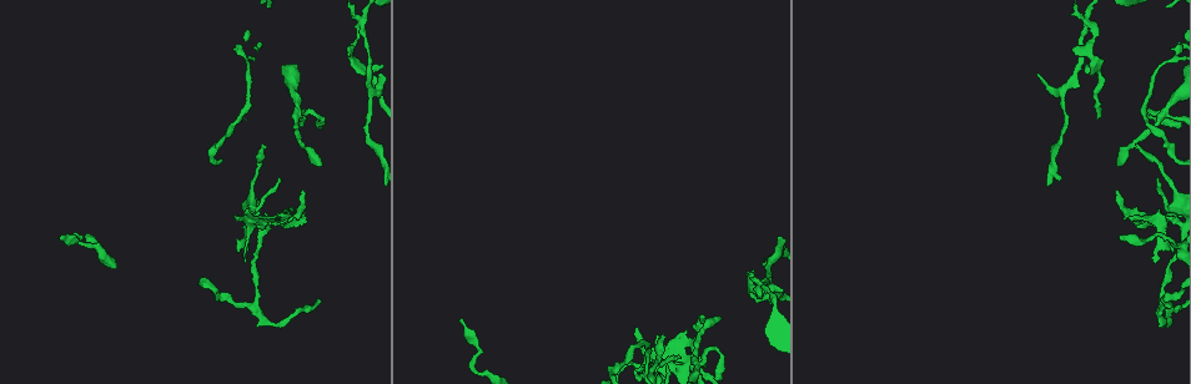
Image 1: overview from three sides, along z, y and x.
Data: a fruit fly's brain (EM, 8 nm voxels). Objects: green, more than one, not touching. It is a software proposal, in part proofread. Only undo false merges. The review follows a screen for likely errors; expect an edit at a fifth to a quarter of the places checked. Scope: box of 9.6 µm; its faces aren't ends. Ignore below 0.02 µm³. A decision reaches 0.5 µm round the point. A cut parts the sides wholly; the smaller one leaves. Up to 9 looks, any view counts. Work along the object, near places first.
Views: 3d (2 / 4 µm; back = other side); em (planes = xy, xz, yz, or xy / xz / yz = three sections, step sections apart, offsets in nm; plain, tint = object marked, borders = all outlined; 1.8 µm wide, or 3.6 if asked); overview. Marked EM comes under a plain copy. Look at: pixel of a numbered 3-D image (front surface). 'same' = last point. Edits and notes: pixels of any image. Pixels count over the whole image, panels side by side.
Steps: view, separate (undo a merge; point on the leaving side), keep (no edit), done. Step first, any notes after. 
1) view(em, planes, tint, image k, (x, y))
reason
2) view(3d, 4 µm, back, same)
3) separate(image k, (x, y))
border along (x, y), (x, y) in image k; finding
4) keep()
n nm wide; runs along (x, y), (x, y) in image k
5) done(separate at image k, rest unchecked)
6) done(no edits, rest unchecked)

view(em, xy, step 4, borders, image 1, (360, 23))
a fork

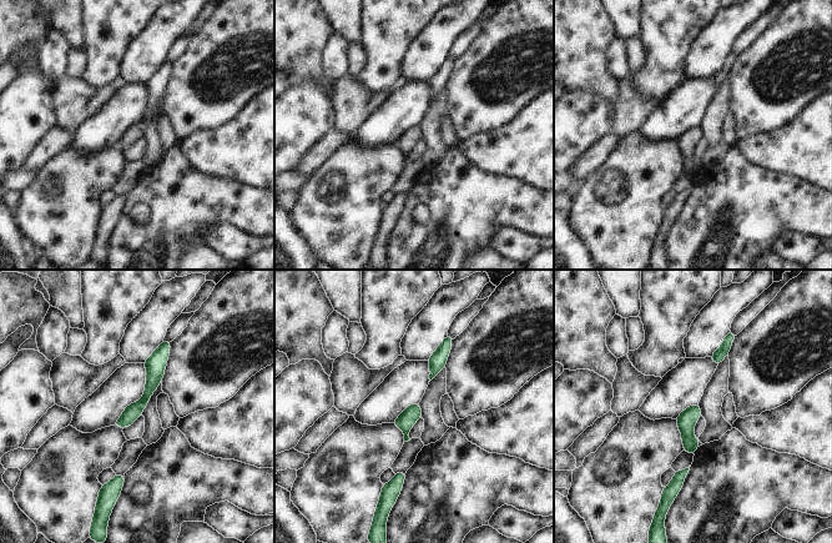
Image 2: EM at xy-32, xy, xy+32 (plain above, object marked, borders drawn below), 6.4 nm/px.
separate(image 2, (134, 411))
100 nm wide; border along (140, 401), (142, 410) in image 2; two neurons meet here

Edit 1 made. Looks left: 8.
view(3d, 4 µm, image 1, (1168, 218))
arms part here

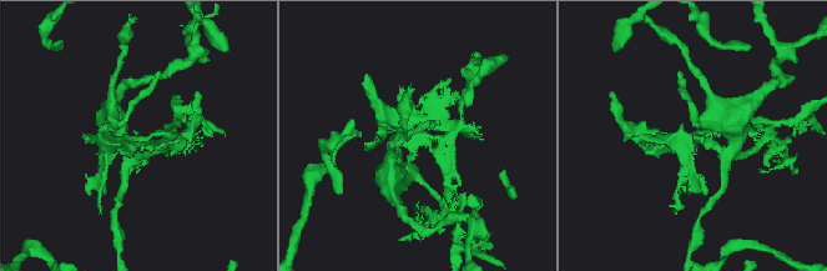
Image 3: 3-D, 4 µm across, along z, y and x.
view(em, planes, tint, image 3, (129, 139))

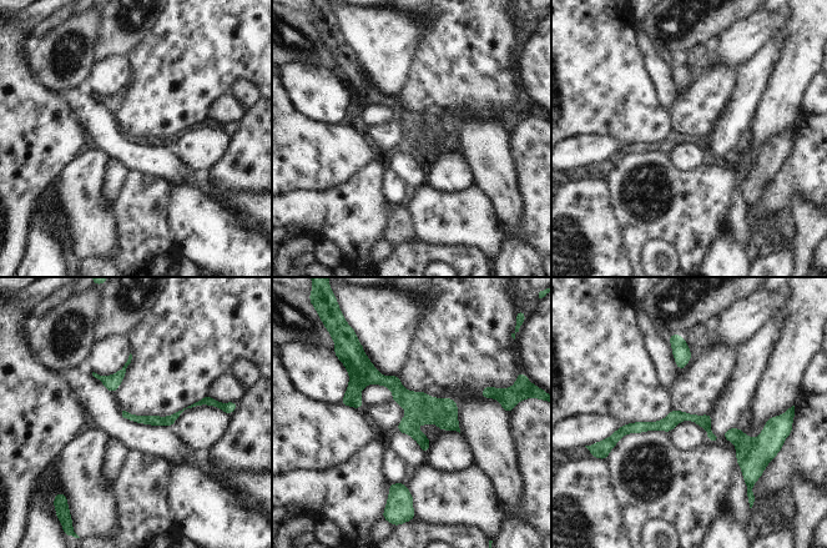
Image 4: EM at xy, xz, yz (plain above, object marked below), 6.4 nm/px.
keep()
runs along (364, 360), (378, 378), (455, 427) in image 4; one neuron here

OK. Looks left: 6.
view(em, planes, tint, image 1, (696, 363))
thick turns thin

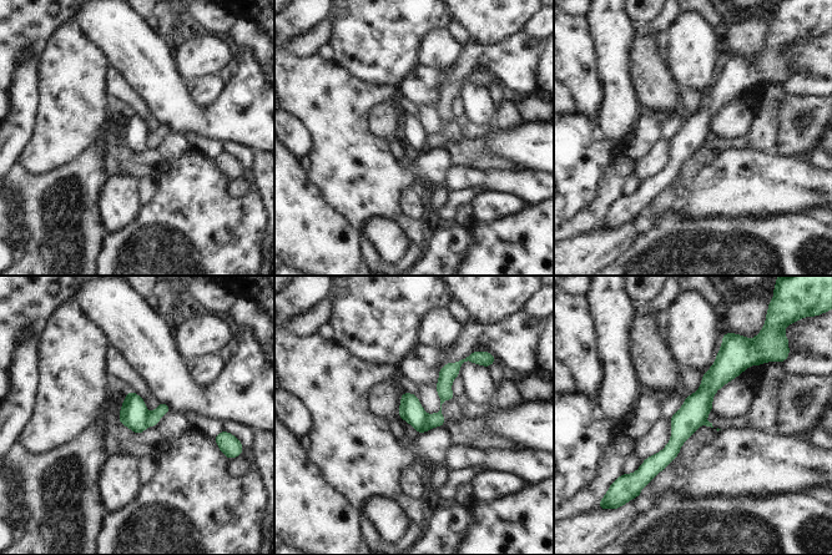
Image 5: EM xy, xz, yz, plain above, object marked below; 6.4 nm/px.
separate(image 5, (411, 409))
two neurons meet here

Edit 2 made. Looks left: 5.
view(overview)
see it whole again

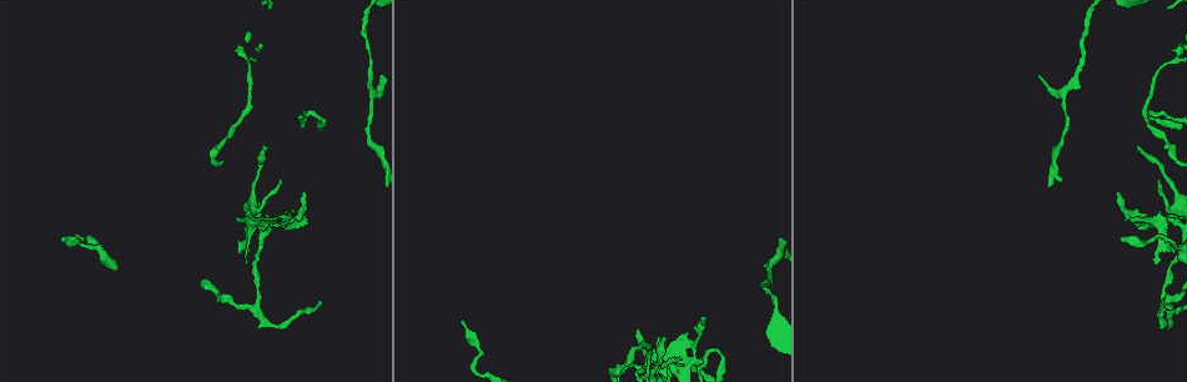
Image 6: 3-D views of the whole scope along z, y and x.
view(em, planes, tint, image 6, (1160, 301))
sharp bend

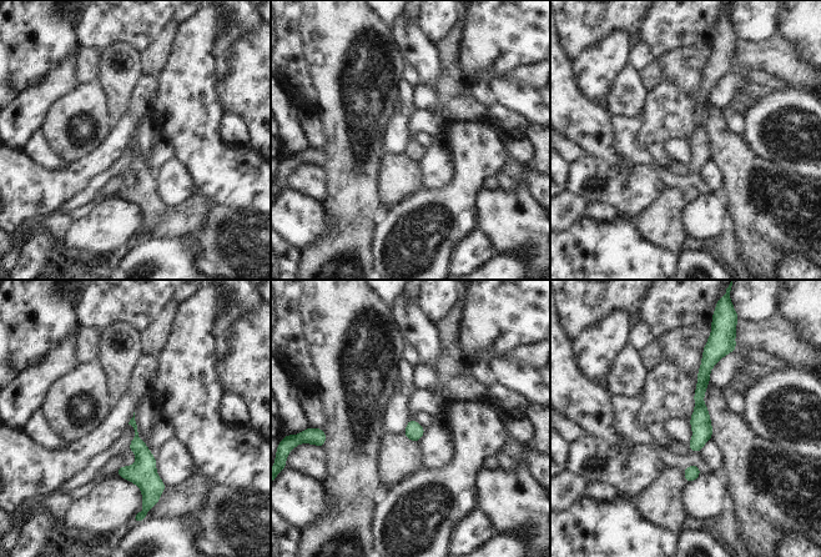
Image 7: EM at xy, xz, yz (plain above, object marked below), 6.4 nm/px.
keep()
runs along (709, 347), (699, 394), (696, 448) in image 7; all the same neuron

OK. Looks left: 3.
done(separate at image 2, separate at image 5, rest unchecked)

